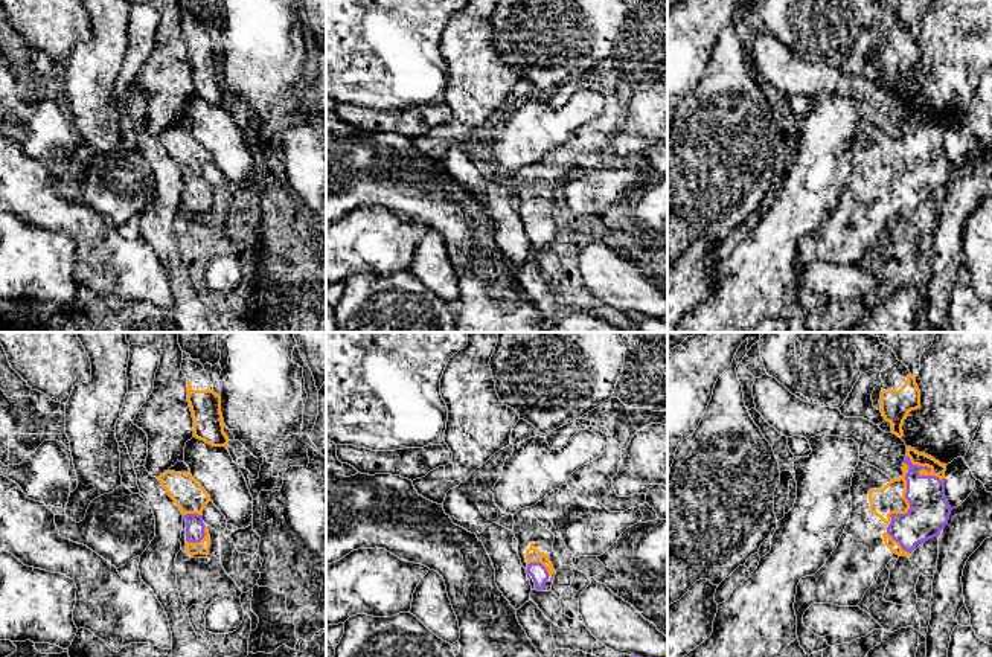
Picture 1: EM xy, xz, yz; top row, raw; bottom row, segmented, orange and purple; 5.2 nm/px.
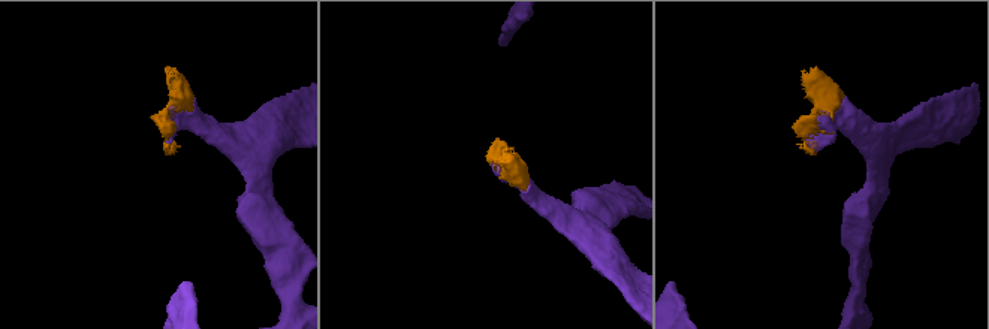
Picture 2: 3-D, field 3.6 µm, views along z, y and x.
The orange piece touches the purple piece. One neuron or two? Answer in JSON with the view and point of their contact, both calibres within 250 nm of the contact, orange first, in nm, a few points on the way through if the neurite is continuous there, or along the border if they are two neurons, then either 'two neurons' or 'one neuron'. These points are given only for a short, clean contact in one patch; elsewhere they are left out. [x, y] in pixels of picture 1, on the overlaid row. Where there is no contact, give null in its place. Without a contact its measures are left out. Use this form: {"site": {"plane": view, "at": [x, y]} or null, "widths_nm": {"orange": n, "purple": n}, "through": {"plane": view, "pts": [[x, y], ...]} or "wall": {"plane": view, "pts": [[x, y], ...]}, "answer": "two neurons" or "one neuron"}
{"site": {"plane": "yz", "at": [904, 497]}, "widths_nm": {"orange": 150, "purple": 220}, "answer": "one neuron"}

